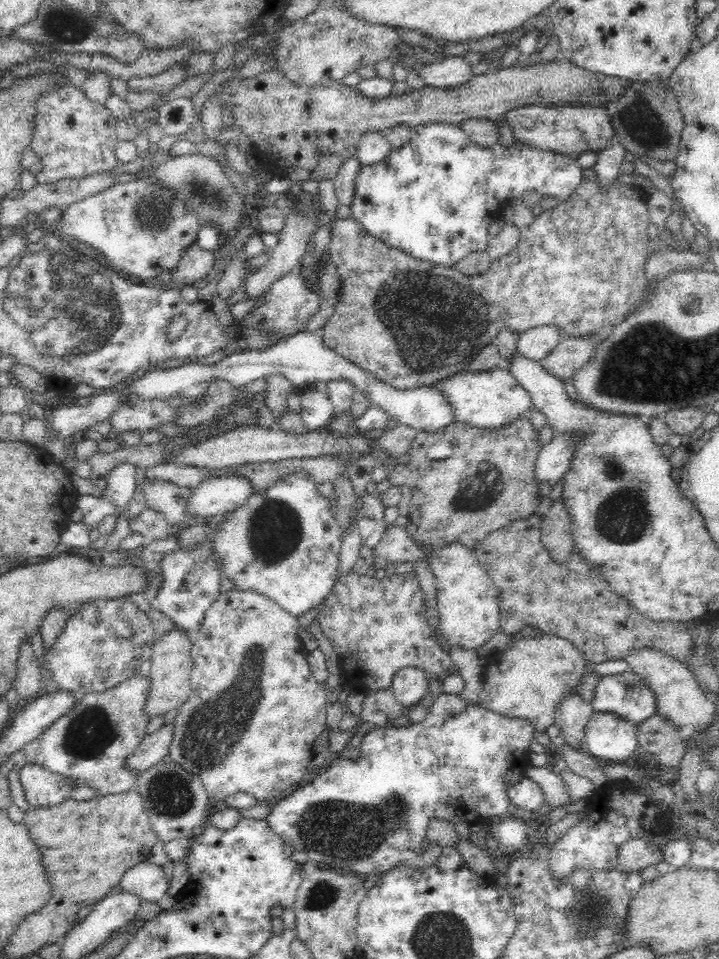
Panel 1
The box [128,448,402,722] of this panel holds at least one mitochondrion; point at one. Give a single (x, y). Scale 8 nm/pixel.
(275, 531)

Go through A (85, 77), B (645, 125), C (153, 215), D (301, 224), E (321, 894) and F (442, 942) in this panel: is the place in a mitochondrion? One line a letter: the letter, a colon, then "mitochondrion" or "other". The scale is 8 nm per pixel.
A: other
B: mitochondrion
C: mitochondrion
D: mitochondrion
E: mitochondrion
F: mitochondrion

